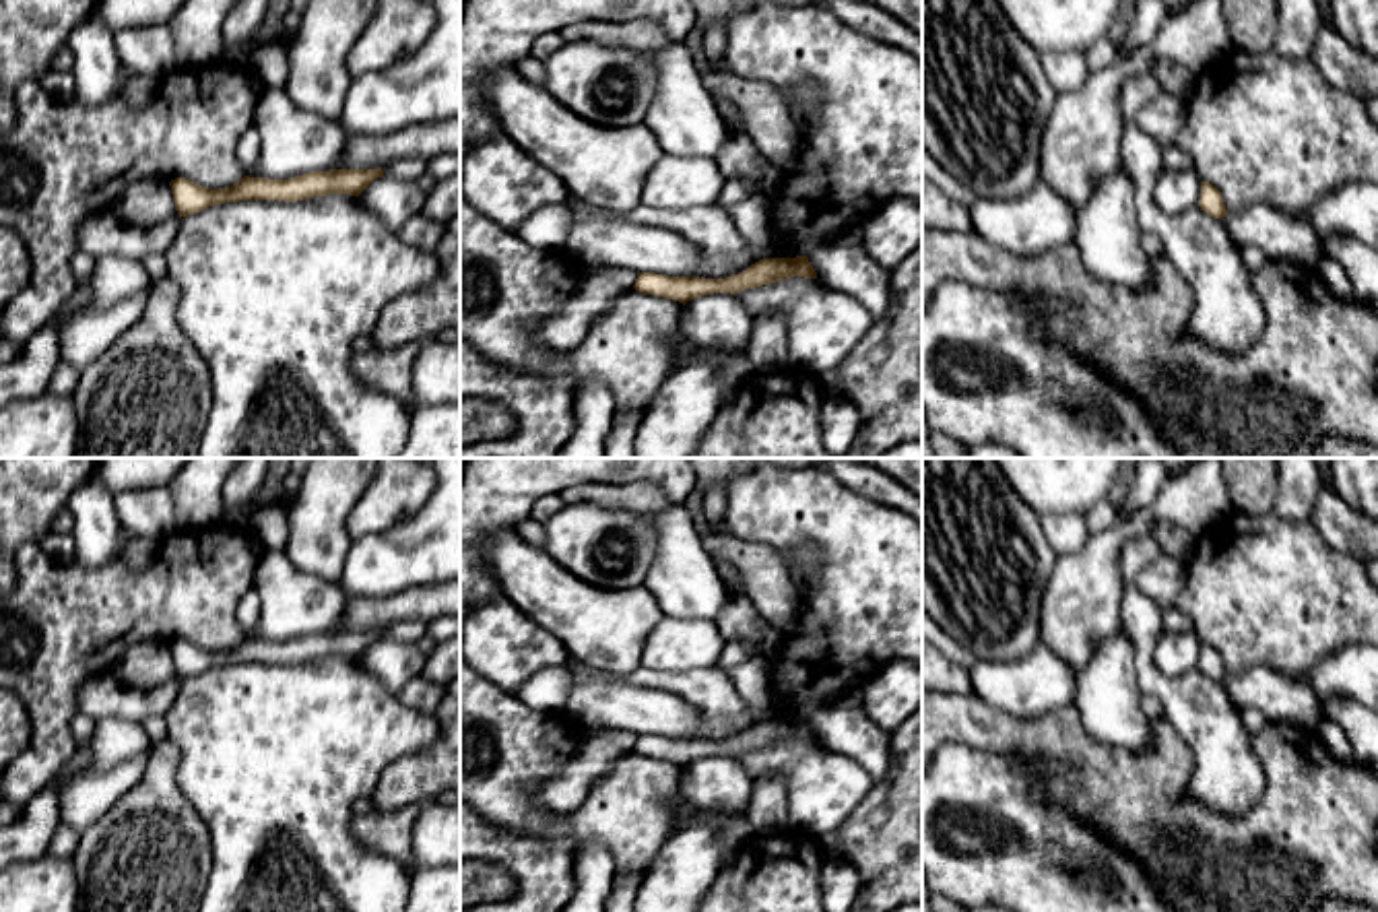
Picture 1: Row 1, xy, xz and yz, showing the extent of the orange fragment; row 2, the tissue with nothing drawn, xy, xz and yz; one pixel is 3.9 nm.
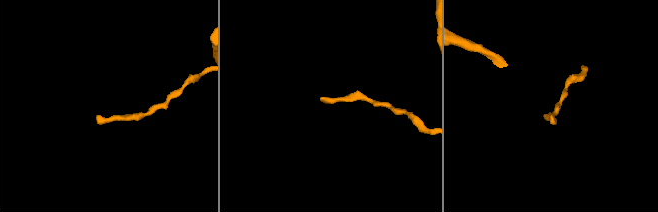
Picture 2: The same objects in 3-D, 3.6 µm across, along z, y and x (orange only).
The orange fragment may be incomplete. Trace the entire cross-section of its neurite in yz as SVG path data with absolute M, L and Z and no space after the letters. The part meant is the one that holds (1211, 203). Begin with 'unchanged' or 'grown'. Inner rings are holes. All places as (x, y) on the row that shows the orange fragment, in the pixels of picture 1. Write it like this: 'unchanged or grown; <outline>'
unchanged; M1201 182L1199 206L1213 219L1223 219L1227 215L1221 192L1209 182Z

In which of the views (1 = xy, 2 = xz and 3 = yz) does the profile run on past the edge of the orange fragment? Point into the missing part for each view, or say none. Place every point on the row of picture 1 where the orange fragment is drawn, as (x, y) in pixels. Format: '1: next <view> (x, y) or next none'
1: next none
2: next none
3: next none

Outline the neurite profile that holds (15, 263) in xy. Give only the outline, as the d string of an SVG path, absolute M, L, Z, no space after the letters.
M0 227L0 314L25 287L29 272L31 256L23 237L8 227Z

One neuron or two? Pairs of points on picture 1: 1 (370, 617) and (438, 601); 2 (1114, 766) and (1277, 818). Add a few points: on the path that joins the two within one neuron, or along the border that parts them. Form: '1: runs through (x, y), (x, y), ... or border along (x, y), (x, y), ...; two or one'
1: runs through (386, 609), (421, 605); one
2: runs through (1156, 807), (1170, 822), (1236, 830); one

